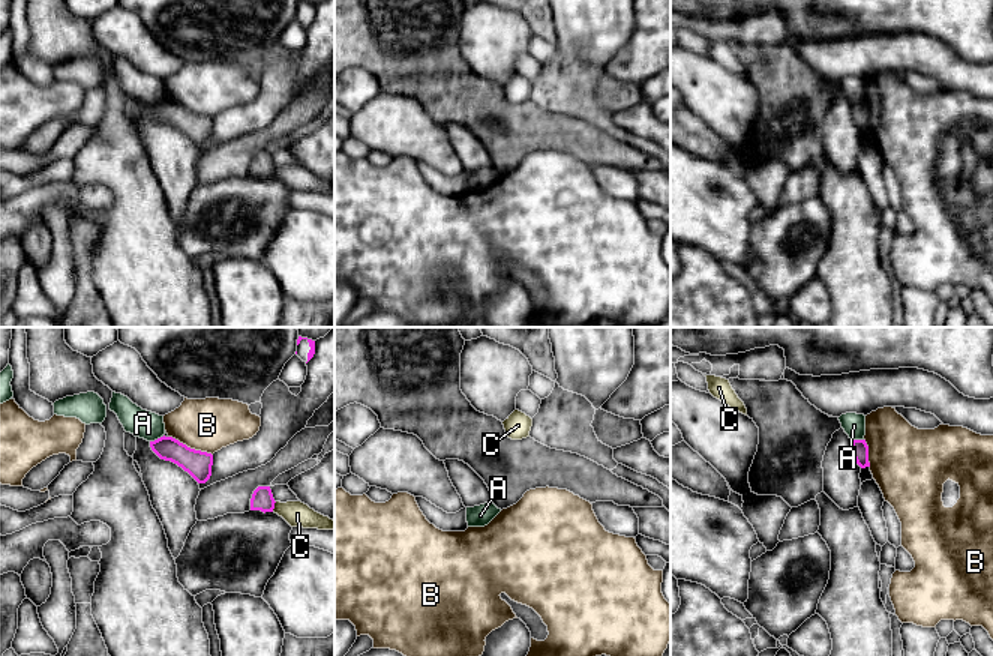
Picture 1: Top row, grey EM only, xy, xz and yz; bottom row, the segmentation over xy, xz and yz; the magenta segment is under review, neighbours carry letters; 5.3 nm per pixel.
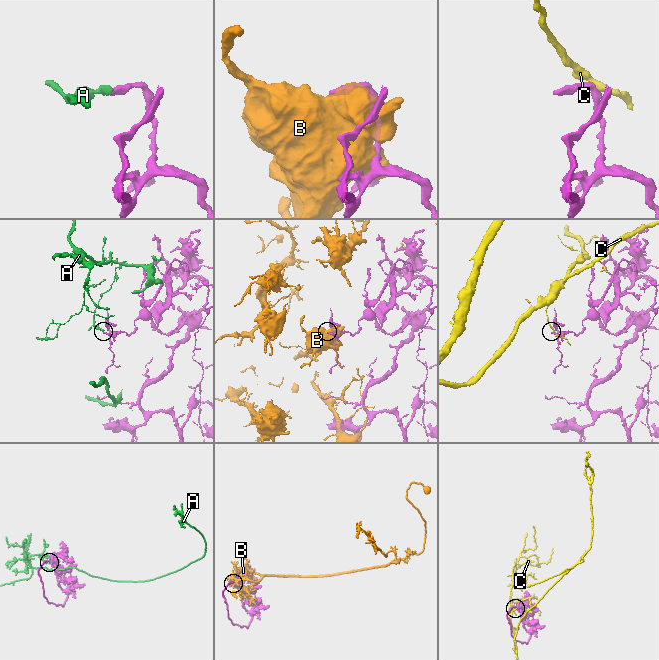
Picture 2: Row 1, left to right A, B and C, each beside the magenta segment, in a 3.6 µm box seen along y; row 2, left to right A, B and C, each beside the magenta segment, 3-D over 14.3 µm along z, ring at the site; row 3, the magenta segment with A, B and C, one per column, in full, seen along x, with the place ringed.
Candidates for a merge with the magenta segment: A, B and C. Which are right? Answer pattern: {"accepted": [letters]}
{"accepted": []}

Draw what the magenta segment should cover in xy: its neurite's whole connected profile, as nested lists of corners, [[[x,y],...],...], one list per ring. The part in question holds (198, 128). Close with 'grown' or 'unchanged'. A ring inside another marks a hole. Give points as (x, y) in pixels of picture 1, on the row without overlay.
[[[165,99],[150,105],[150,111],[160,123],[177,128],[198,147],[206,147],[212,140],[212,117],[190,113],[178,104]]]; unchanged

